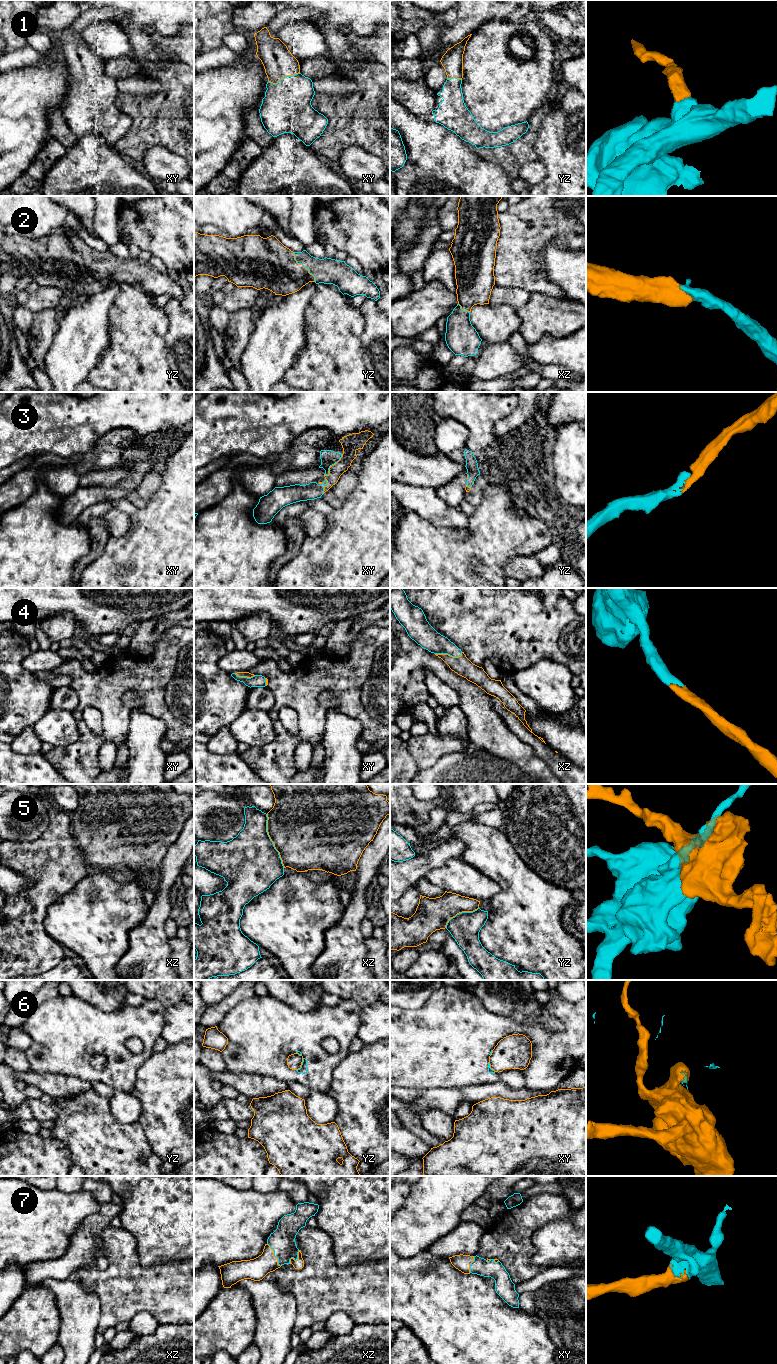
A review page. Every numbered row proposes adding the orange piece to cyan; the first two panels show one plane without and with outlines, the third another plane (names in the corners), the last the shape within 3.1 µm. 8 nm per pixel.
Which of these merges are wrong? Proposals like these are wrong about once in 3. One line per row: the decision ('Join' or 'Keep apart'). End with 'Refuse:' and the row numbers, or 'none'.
1: Join
2: Join
3: Join
4: Join
5: Keep apart
6: Keep apart
7: Join
Refuse: 5, 6

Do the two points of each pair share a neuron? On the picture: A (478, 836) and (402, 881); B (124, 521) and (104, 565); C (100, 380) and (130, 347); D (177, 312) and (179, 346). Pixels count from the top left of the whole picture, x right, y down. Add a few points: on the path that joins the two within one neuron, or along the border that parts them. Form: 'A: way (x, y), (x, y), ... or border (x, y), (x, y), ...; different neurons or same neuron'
A: border (440, 844), (451, 838), (459, 838), (465, 848); different neurons
B: border (130, 517), (130, 527), (121, 536), (109, 537); different neurons
C: way (108, 372), (122, 355); same neuron
D: way (179, 320), (179, 338); same neuron

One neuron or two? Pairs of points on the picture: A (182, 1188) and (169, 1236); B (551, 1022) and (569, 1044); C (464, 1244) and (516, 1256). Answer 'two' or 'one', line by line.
A: one
B: two
C: two

